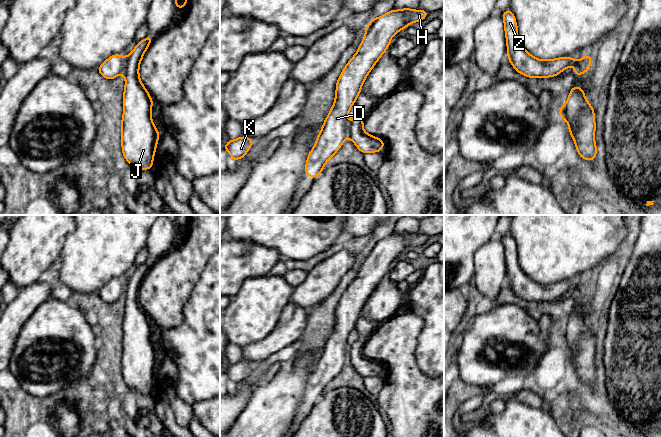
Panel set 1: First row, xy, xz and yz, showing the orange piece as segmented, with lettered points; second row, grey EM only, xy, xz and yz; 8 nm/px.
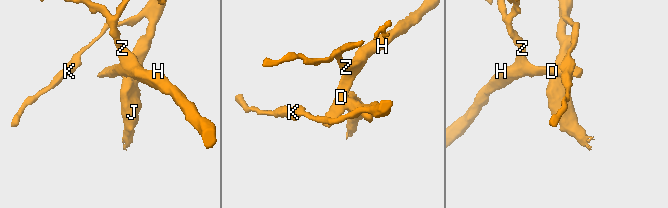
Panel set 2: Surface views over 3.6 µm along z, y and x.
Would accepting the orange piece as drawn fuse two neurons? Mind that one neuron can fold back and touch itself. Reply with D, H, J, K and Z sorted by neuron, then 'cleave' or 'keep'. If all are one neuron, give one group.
groups D H Z / J K; cleave

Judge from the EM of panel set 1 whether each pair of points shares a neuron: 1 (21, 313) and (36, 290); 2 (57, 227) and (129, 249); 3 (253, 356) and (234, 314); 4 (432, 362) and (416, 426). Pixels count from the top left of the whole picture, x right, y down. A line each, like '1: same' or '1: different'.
1: same
2: different
3: different
4: different

